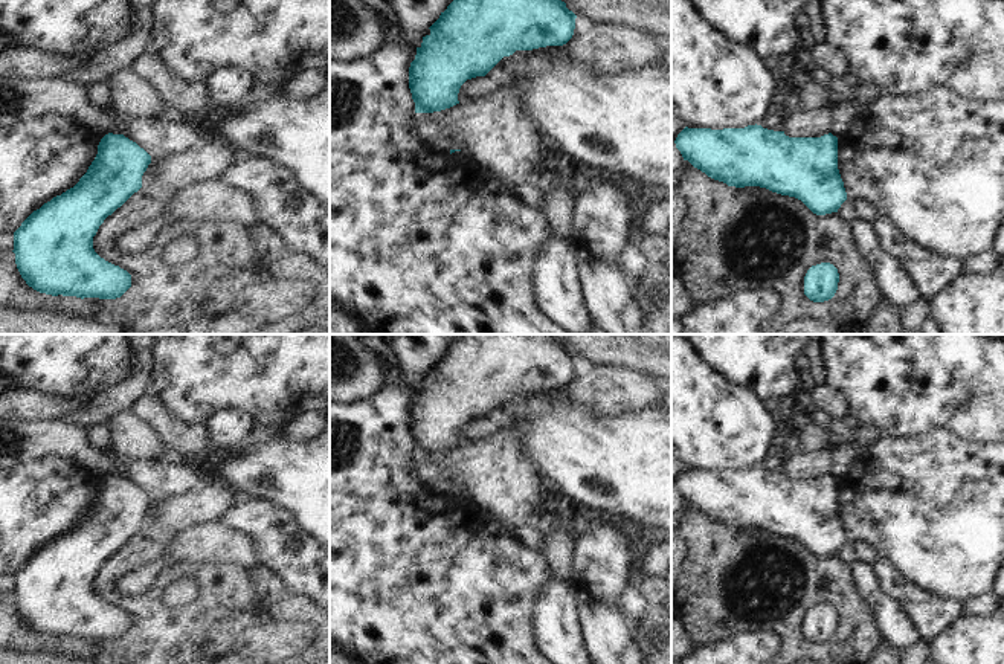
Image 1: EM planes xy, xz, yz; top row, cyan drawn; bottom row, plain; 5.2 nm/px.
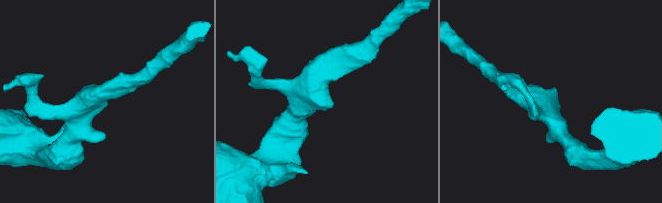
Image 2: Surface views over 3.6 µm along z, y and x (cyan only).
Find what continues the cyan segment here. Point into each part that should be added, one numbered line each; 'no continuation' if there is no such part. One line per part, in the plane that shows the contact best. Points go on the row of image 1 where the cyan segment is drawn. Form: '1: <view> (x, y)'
no continuation.

